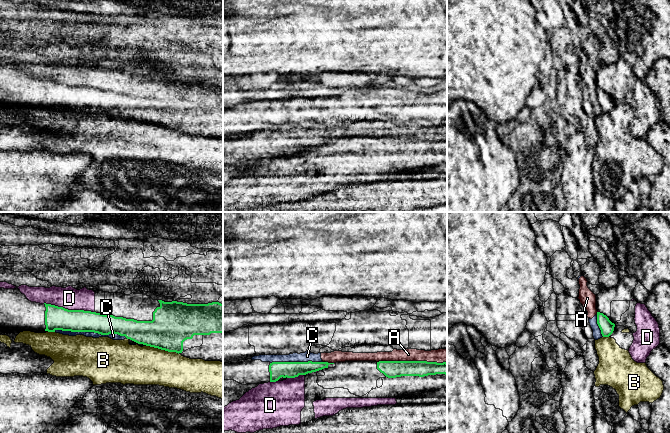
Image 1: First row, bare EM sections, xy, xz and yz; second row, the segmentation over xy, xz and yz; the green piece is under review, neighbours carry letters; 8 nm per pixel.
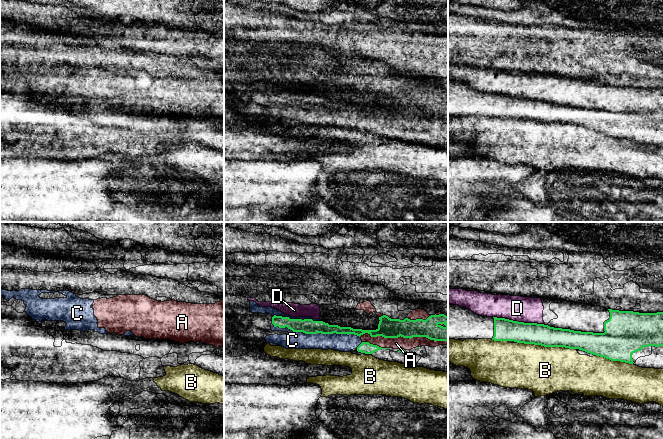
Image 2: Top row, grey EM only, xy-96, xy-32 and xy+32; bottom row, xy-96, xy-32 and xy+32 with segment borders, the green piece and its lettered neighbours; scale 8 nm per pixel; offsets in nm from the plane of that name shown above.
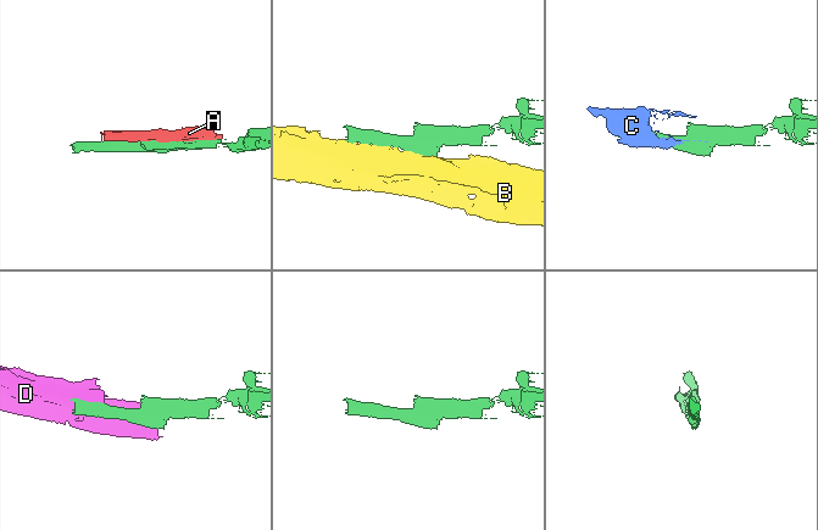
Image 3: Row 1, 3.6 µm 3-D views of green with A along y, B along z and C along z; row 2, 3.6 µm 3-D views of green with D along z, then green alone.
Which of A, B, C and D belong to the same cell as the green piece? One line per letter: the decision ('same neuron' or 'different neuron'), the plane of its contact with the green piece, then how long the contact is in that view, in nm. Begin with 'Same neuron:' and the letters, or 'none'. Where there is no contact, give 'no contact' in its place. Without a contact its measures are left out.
Same neuron: none
A: different neuron; contact in xz; length 550 nm
B: different neuron; contact in xy; length 280 nm
C: different neuron; contact in xy; length 600 nm
D: different neuron; contact in xy; length 420 nm

